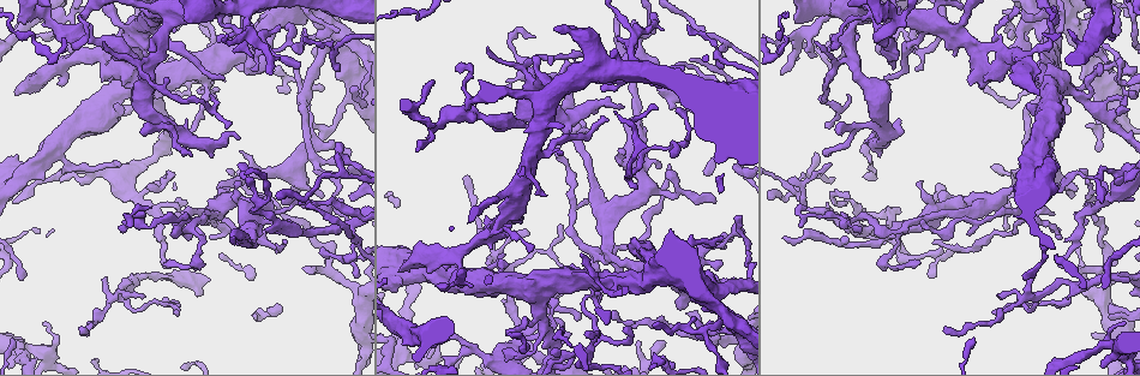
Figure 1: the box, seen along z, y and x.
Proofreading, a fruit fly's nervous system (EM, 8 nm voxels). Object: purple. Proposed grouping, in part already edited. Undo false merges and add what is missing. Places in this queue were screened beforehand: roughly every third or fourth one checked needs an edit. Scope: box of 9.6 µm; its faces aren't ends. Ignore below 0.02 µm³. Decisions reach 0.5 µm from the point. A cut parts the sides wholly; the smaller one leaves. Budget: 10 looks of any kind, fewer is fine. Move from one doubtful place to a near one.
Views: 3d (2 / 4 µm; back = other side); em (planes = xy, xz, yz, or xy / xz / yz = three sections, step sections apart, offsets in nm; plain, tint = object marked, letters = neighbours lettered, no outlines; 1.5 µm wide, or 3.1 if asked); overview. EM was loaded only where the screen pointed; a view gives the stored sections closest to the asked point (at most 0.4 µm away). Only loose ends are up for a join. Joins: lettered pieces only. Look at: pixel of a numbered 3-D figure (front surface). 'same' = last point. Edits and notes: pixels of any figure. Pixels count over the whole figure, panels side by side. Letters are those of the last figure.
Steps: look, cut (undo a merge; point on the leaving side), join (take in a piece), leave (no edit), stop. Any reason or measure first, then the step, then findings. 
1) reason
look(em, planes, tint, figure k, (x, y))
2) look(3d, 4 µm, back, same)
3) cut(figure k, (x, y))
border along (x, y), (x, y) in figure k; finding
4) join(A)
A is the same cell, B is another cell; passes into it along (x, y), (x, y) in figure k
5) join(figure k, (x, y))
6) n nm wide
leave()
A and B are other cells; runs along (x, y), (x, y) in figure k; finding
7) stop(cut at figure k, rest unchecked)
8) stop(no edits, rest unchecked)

tapers out
look(em, xy, step 4, letters, figure 1, (860, 231))

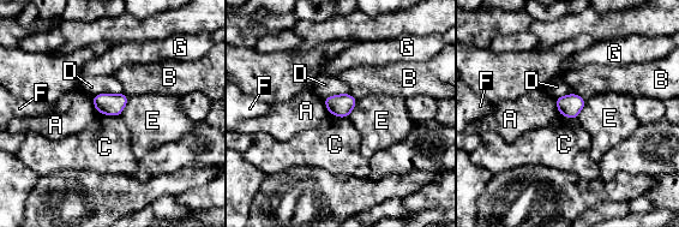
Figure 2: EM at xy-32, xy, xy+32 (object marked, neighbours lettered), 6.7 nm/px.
cut it another way
look(em, planes, letters, same)

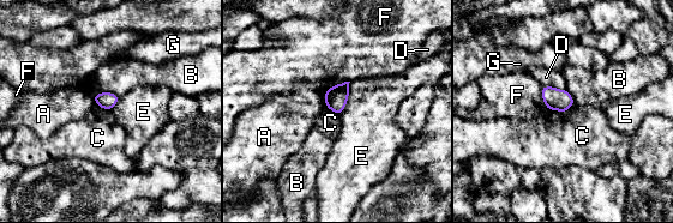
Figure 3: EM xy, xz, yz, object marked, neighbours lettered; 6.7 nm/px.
110 nm wide
leave()
A, B, C, D, E, F and G are other cells; border along (575, 104), (564, 112), (546, 109) in figure 3; none of them fits

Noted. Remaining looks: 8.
an open end
look(em, xy, step 8, tint, figure 1, (956, 55))

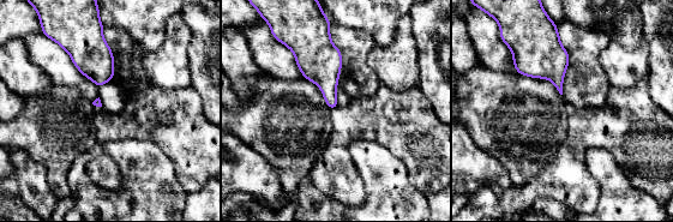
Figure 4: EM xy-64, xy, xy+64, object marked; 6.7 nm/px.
another direction
look(em, planes, tint, same)

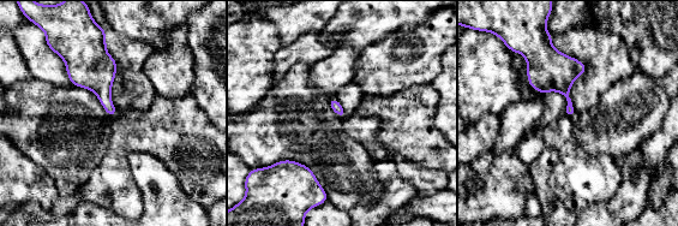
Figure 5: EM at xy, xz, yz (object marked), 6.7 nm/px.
see the neighbours
look(em, planes, letters, same)

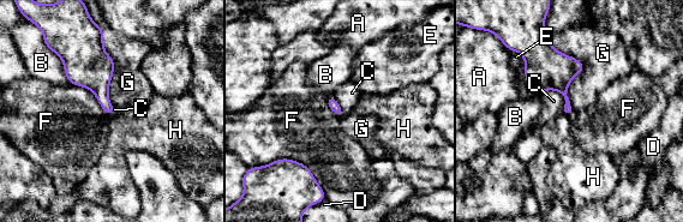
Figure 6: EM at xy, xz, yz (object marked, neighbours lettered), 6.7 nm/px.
join(C)
C is the same cell, A, B, D, E, F, G and H are other cells; passes into it along (546, 68), (561, 92), (553, 101) in figure 6; the neuron continues

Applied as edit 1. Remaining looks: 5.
look(overview)

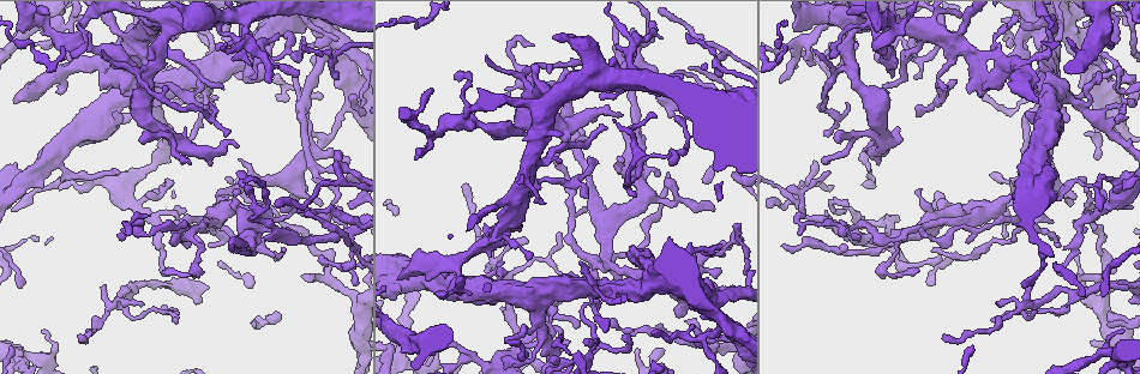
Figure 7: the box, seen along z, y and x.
three-way junction
look(em, xy, step 8, tint, figure 7, (877, 39))

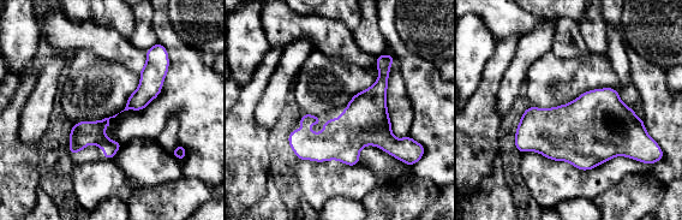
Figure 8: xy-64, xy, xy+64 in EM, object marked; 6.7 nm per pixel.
what lies round it
look(em, xy, step 8, letters, same)

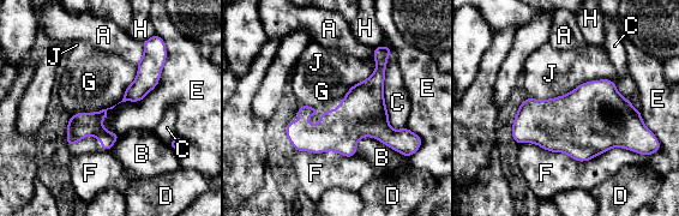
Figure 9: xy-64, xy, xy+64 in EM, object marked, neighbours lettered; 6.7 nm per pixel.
leave()
A, B, C, D, E, F, G, H and J are other cells; runs along (385, 53), (374, 85), (299, 148) in figure 9; one neuron here

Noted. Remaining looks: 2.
thick turns thin
look(em, yz, step 4, tint, figure 7, (245, 33))

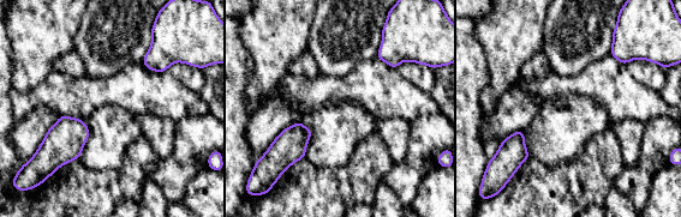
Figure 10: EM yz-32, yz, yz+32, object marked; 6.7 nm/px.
look(em, yz, step 4, letters, same)

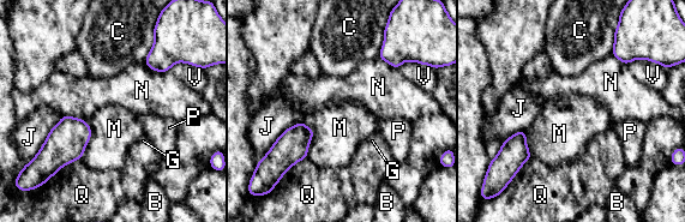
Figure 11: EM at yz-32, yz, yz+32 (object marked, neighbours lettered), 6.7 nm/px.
J touches over 280 nm
leave()
B, C, G, J, M, N, P, Q and V are other cells; border along (154, 42), (144, 62) in figure 11; all the same neuron

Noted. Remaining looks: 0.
stop(join at figure 6, rest unchecked)

